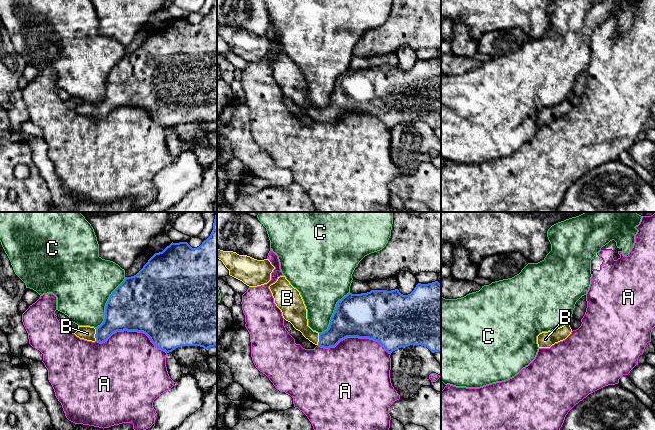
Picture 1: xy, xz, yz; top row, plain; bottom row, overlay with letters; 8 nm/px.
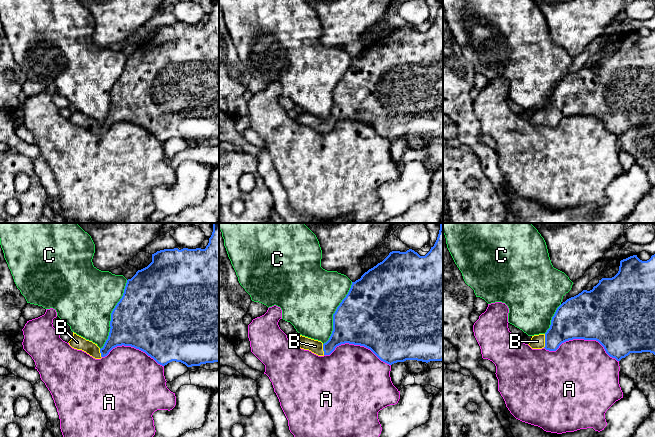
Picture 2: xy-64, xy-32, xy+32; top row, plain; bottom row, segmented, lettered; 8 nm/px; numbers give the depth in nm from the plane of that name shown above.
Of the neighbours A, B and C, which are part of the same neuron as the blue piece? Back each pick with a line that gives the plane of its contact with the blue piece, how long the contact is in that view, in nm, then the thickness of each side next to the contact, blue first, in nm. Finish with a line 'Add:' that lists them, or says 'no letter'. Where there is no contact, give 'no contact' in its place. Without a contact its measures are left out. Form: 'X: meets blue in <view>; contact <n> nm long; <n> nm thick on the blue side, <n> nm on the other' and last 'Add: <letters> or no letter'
B: meets blue in xy; contact 110 nm long; 240 nm thick on the blue side, 110 nm on the other
Add: B

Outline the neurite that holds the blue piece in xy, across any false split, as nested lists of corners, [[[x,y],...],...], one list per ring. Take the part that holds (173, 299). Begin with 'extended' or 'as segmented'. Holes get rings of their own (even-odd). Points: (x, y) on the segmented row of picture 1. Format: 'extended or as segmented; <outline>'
extended; [[[217,212],[210,236],[204,240],[199,247],[192,248],[187,242],[172,242],[162,252],[155,253],[136,275],[125,277],[124,281],[112,292],[105,306],[105,318],[103,323],[97,328],[78,326],[74,334],[80,339],[103,343],[107,341],[113,333],[124,330],[145,333],[157,348],[166,353],[172,352],[181,346],[200,346],[206,350],[210,347],[217,346]]]

